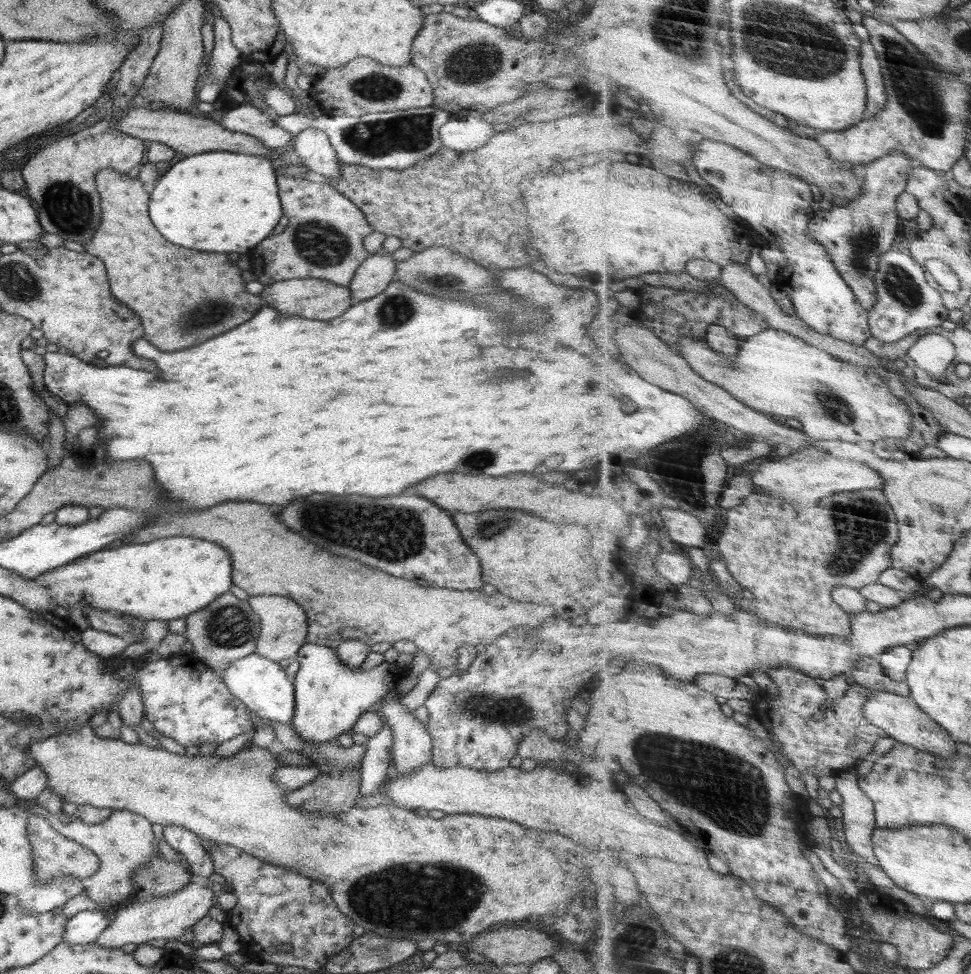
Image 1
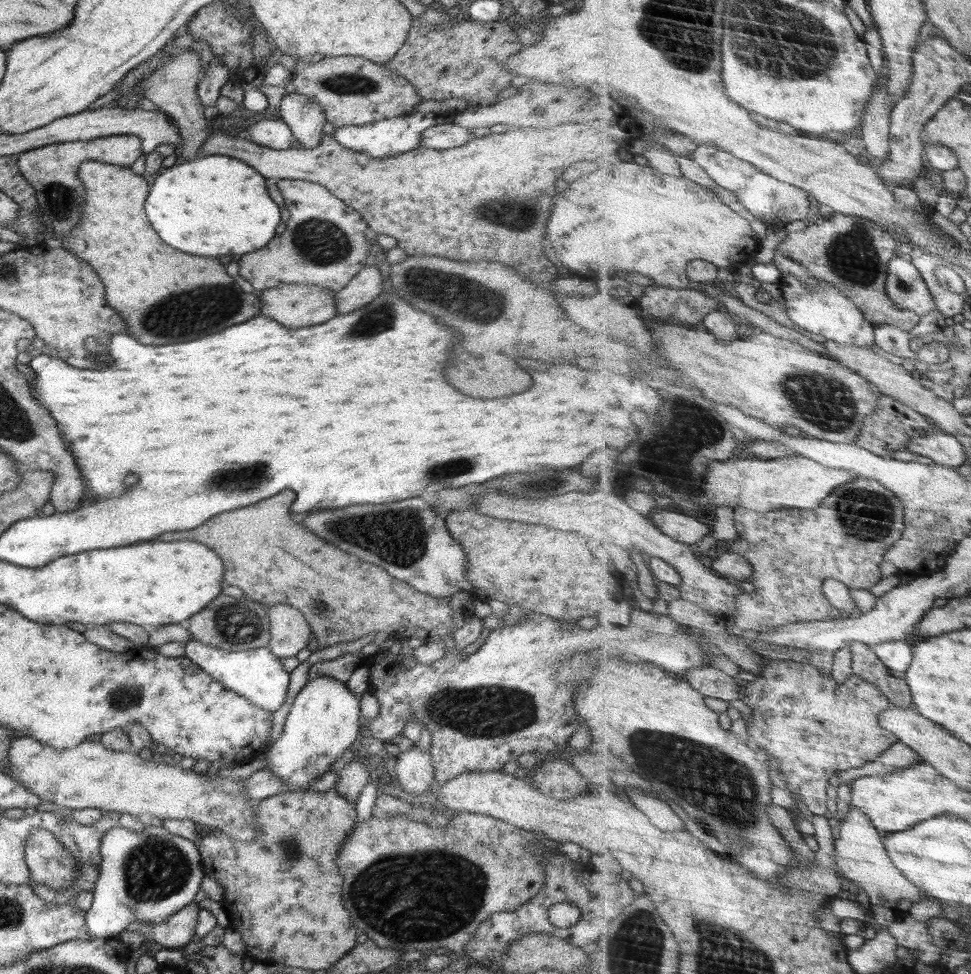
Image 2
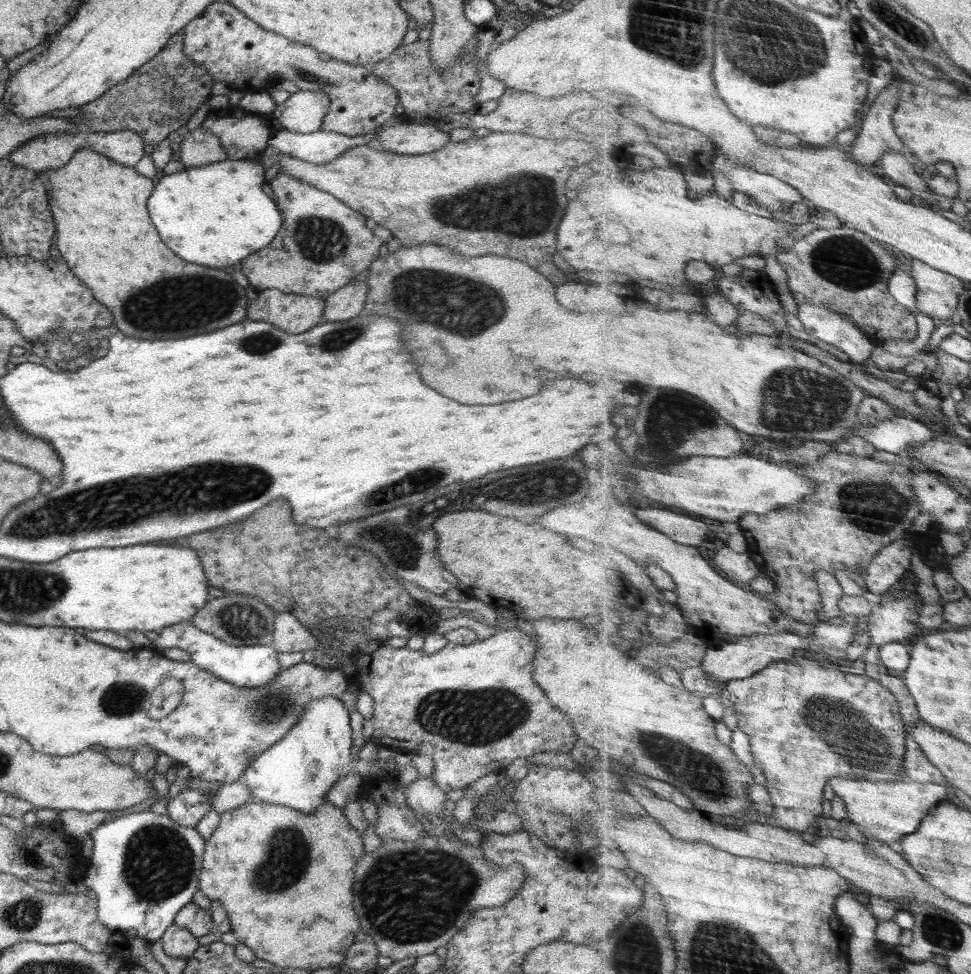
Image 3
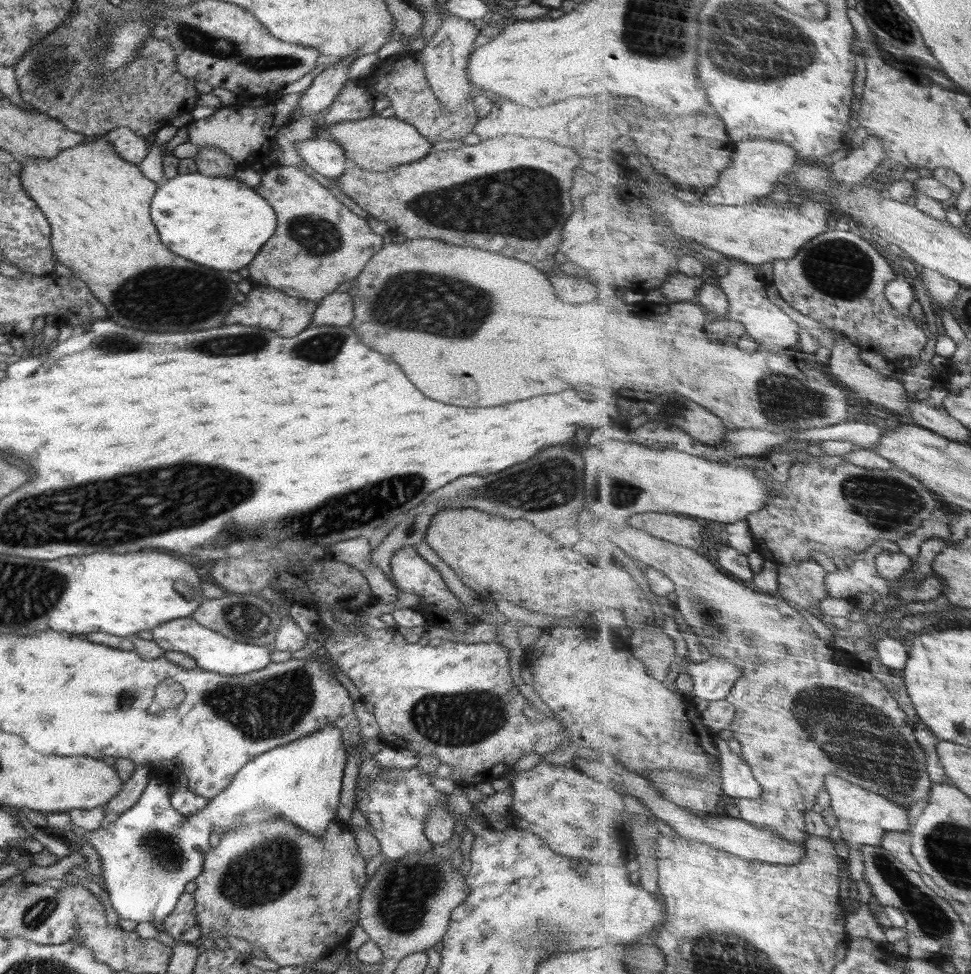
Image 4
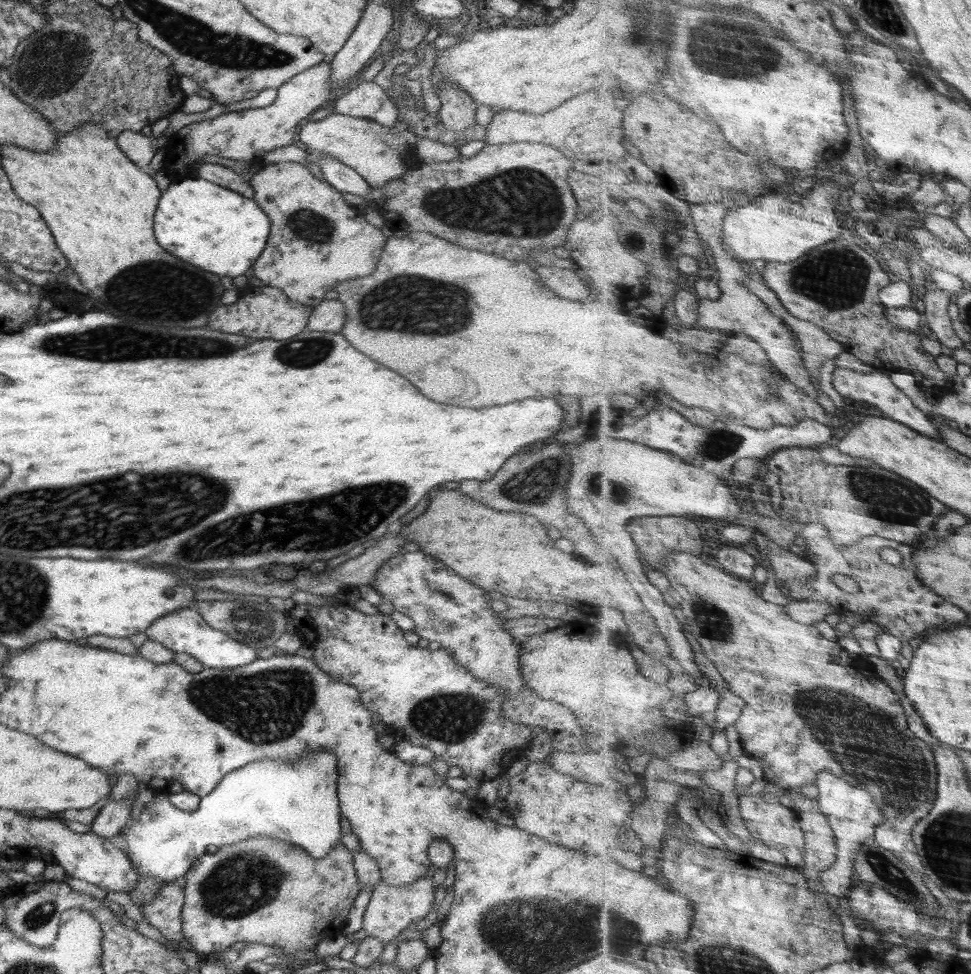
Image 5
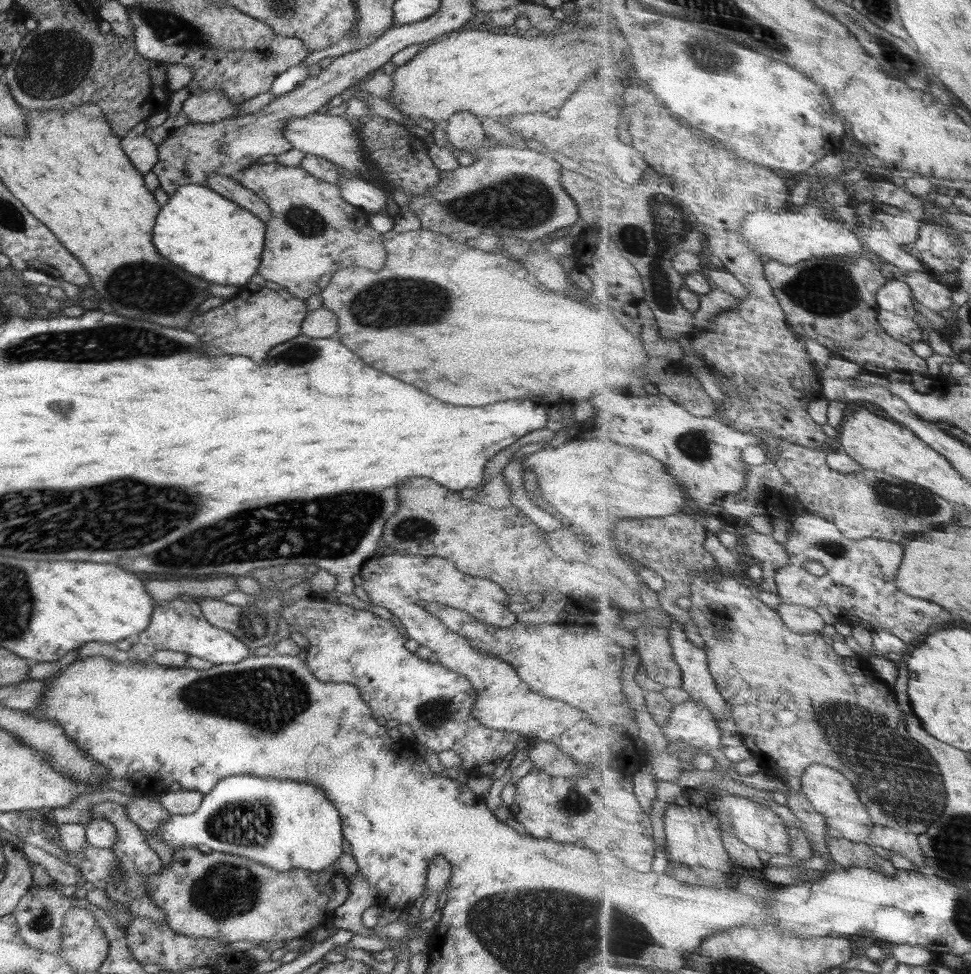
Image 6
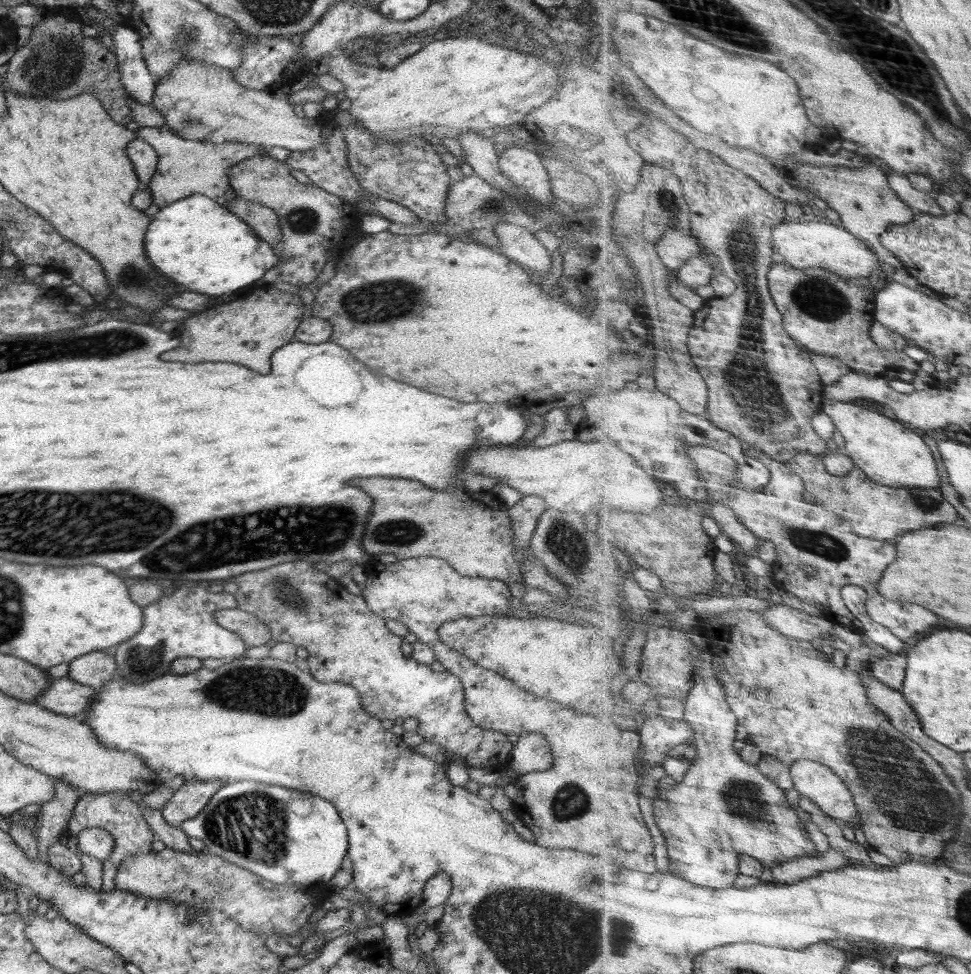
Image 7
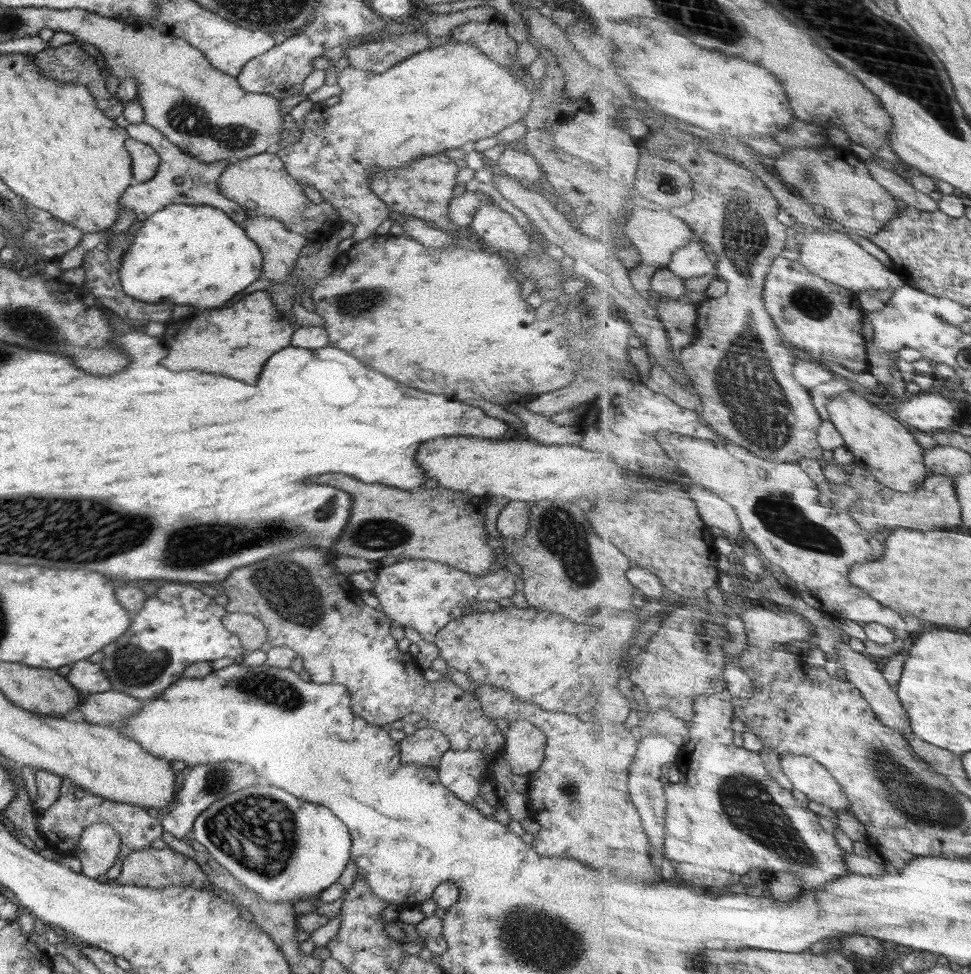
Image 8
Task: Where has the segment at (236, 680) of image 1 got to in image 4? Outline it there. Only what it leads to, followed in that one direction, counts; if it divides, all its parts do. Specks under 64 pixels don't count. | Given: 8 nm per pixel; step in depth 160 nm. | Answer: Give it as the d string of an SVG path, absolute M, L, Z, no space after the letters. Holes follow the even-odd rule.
M191 616L177 618L152 629L153 641L165 651L176 651L191 656L202 670L220 673L223 675L241 675L263 669L268 666L272 649L236 642L222 636L218 631L210 630L196 622Z

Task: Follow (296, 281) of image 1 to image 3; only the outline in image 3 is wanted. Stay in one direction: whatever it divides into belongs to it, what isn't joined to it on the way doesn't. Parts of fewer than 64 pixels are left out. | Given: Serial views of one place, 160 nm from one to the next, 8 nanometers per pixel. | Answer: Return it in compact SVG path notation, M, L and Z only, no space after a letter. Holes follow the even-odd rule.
M261 289L256 300L248 302L248 318L270 322L290 334L310 330L323 320L326 302L304 294L286 294L276 289Z

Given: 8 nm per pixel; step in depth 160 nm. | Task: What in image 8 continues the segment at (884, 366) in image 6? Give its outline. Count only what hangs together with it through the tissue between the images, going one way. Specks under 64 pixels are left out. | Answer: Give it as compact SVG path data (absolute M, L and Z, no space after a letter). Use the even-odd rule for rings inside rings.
M780 256L773 264L764 295L766 307L788 344L809 353L814 360L837 362L854 373L868 374L869 342L862 332L866 313L858 292L826 280L799 260Z

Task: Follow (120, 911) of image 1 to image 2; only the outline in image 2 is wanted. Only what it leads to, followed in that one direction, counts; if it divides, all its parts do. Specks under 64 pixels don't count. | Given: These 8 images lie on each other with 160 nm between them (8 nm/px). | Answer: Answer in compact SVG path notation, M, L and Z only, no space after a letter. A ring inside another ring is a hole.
M193 902L162 922L143 924L140 934L145 939L154 940L167 949L182 949L192 941L200 909L202 908L198 903Z

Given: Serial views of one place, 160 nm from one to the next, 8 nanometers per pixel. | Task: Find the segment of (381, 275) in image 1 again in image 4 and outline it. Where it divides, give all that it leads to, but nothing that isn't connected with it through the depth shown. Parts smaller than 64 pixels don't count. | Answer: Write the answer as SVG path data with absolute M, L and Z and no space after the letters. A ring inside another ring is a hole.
M332 292L318 302L313 325L349 326L354 318L354 301L347 292Z

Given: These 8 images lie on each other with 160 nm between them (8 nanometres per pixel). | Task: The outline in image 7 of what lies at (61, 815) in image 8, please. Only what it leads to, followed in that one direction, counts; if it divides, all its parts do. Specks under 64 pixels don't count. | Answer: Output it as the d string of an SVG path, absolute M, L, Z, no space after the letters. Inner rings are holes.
M86 793L76 806L68 821L67 827L64 829L67 834L78 834L81 830L87 828L101 828L112 835L116 840L116 856L114 856L114 874L122 860L128 856L144 856L153 852L151 849L152 841L155 840L155 834L150 825L142 816L143 808L140 804L132 802L131 798L124 793L107 793L107 794L89 794Z

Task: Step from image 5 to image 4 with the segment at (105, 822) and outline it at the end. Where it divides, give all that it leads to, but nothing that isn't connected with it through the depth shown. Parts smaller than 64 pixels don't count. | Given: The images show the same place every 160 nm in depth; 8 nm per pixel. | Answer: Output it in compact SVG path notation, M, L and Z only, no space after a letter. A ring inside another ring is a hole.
M136 765L133 775L123 785L120 793L107 802L107 810L121 815L132 806L135 806L152 778L149 768Z

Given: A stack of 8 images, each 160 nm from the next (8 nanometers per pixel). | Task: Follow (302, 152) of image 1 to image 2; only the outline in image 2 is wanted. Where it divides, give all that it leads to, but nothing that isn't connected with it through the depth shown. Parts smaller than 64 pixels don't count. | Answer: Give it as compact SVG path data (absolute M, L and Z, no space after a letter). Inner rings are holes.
M286 93L280 102L279 114L297 138L300 146L305 149L316 148L322 140L323 126L327 123L322 107L311 98L298 93Z

